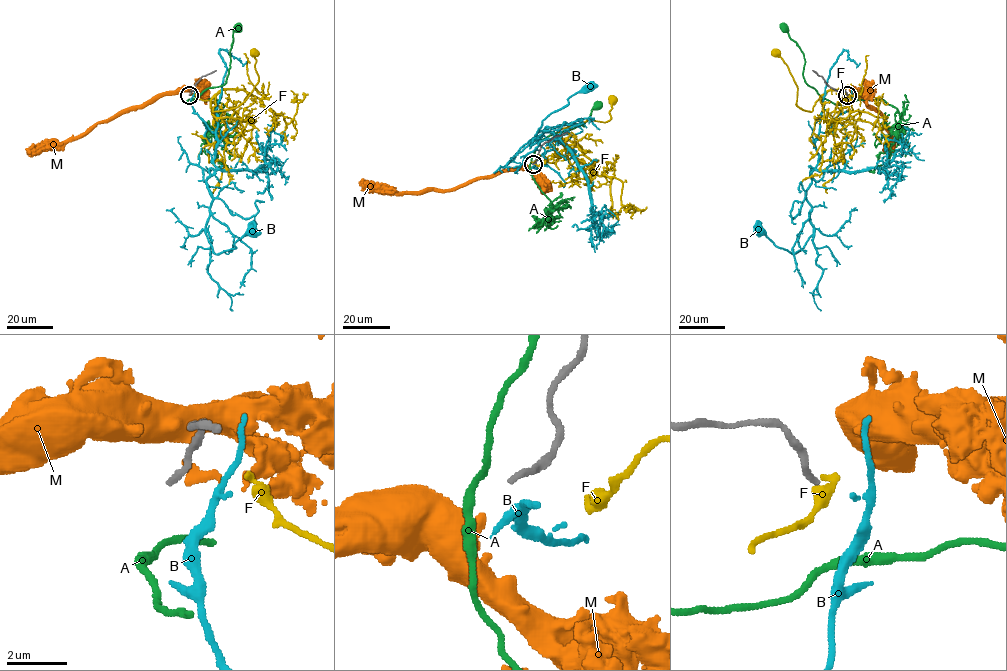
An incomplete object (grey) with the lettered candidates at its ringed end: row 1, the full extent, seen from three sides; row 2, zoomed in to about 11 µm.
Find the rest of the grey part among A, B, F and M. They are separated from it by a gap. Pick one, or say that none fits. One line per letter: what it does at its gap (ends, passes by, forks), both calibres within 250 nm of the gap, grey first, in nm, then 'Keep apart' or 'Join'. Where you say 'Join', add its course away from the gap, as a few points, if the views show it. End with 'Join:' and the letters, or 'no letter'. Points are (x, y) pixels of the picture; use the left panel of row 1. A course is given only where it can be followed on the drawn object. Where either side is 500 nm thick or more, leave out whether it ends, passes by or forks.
A: It passes by. Thickness 200 nm (grey) against 300 nm. Keep apart
B: It passes by. Thickness 200 nm (grey) against 360 nm. Keep apart
F: It ends there. Thickness 200 nm (grey) against 260 nm. Keep apart
M: It ends there. Thickness 200 nm (grey) against 440 nm. Keep apart
Join: no letter

